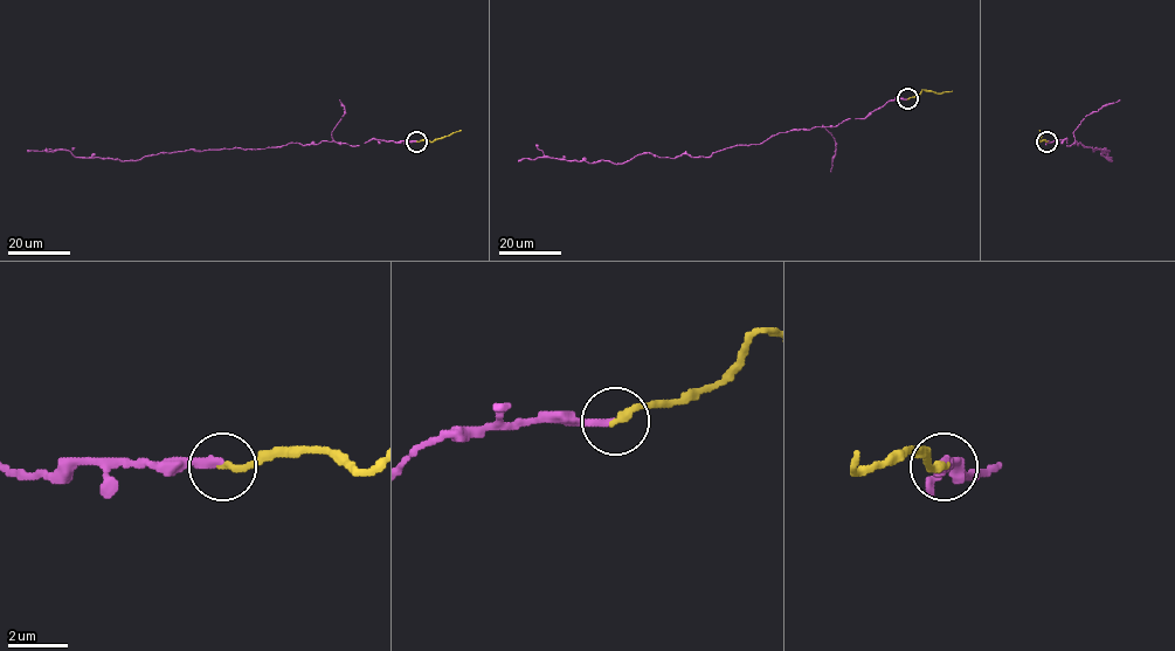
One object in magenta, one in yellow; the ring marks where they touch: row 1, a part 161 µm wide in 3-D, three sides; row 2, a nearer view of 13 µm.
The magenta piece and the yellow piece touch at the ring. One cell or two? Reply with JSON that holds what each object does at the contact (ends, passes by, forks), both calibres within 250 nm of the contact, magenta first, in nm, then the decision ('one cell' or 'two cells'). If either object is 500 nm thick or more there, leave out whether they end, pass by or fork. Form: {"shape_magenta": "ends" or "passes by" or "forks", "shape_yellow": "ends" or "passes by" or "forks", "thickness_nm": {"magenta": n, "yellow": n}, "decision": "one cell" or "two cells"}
{"shape_magenta": "ends", "shape_yellow": "ends", "thickness_nm": {"magenta": 320, "yellow": 280}, "decision": "one cell"}

